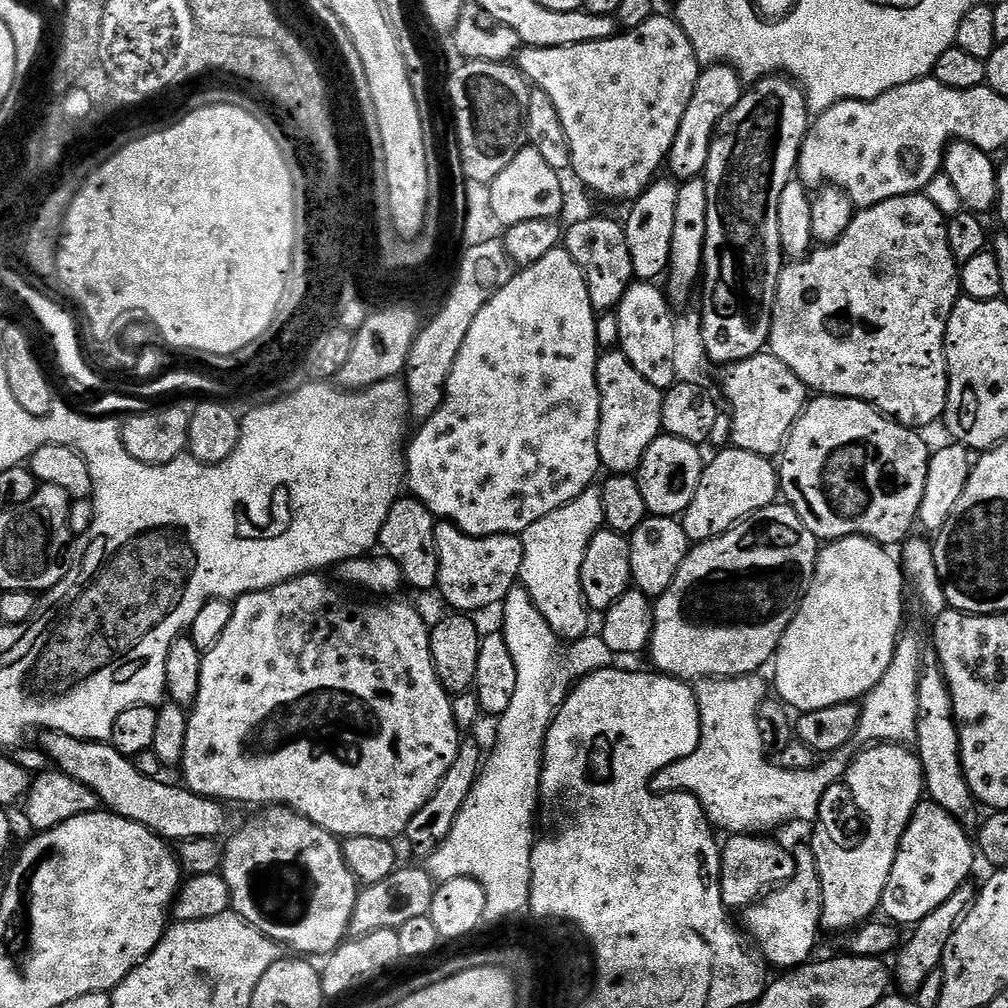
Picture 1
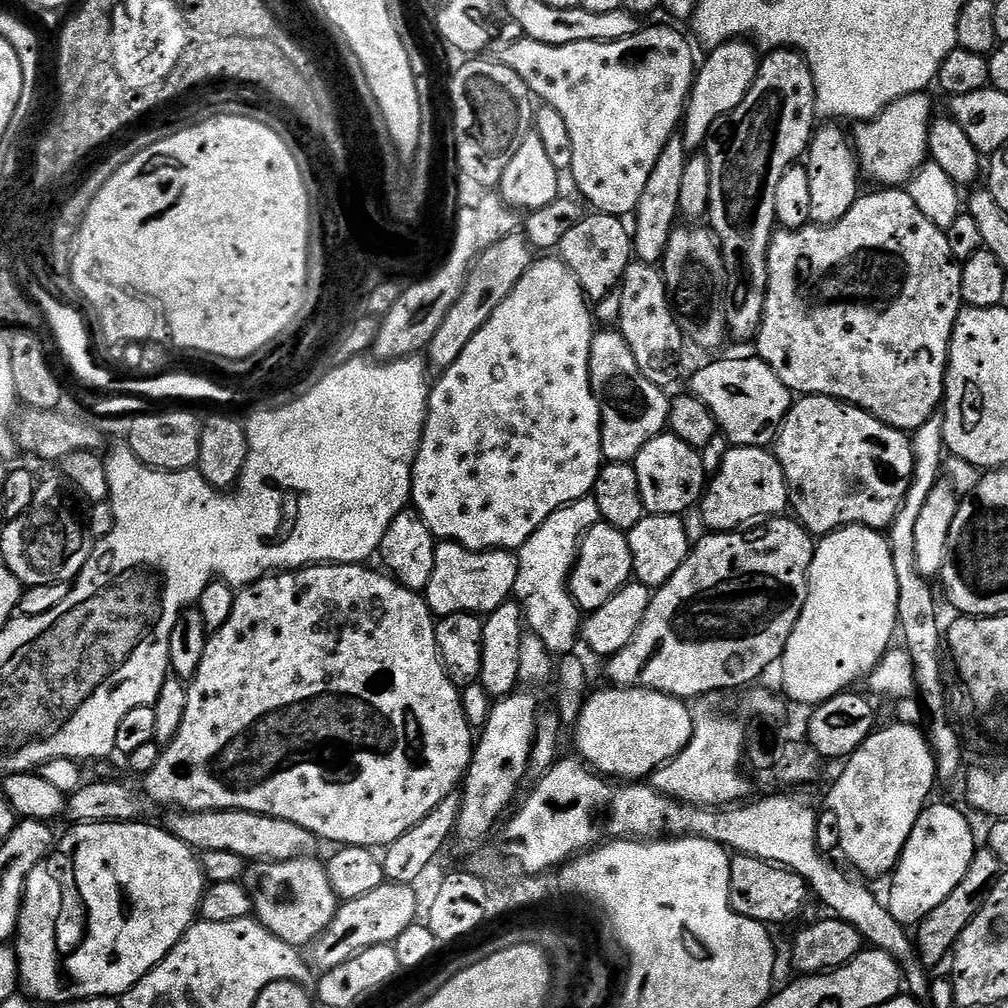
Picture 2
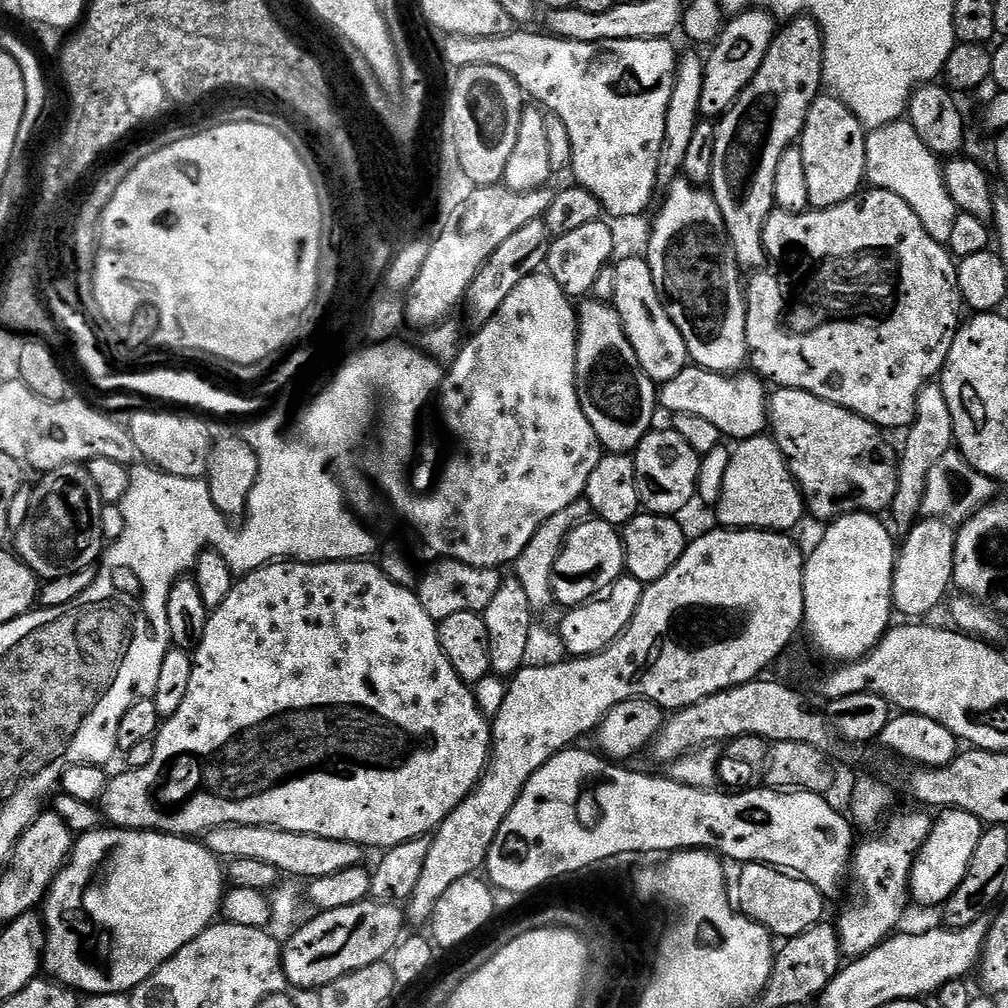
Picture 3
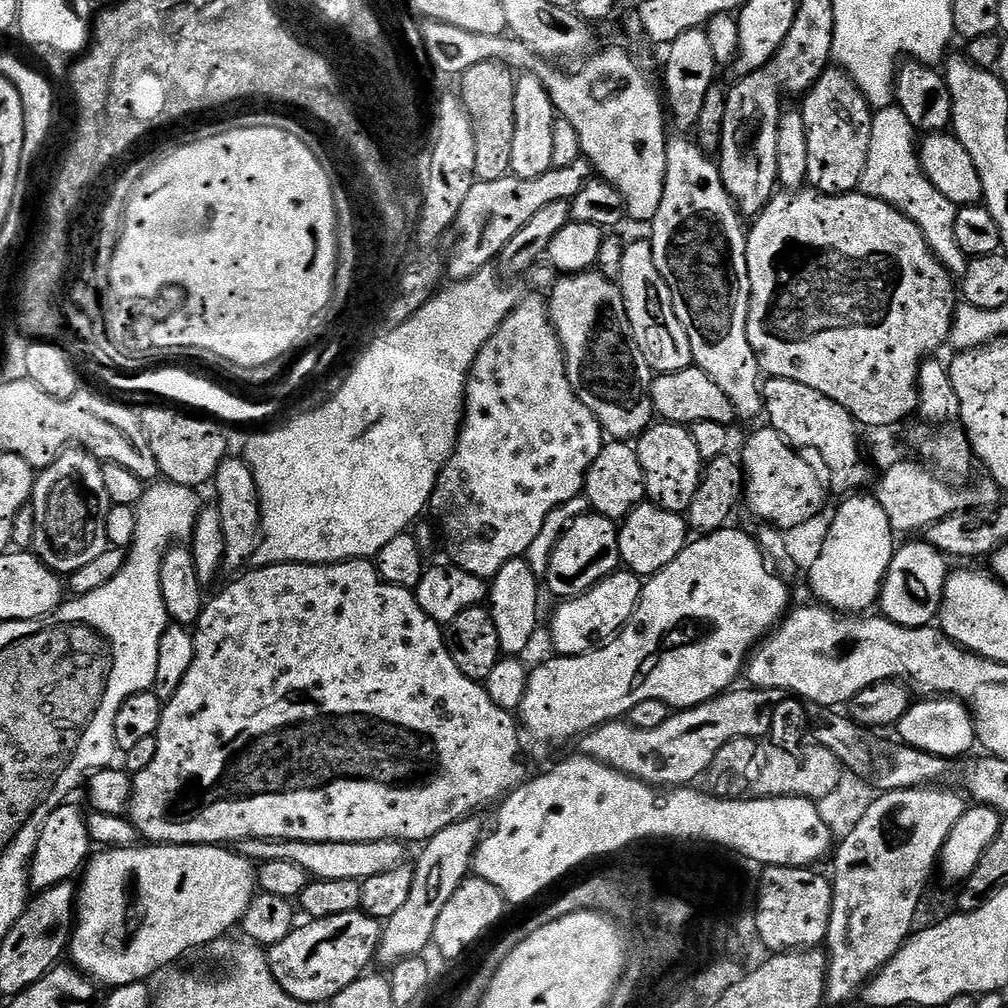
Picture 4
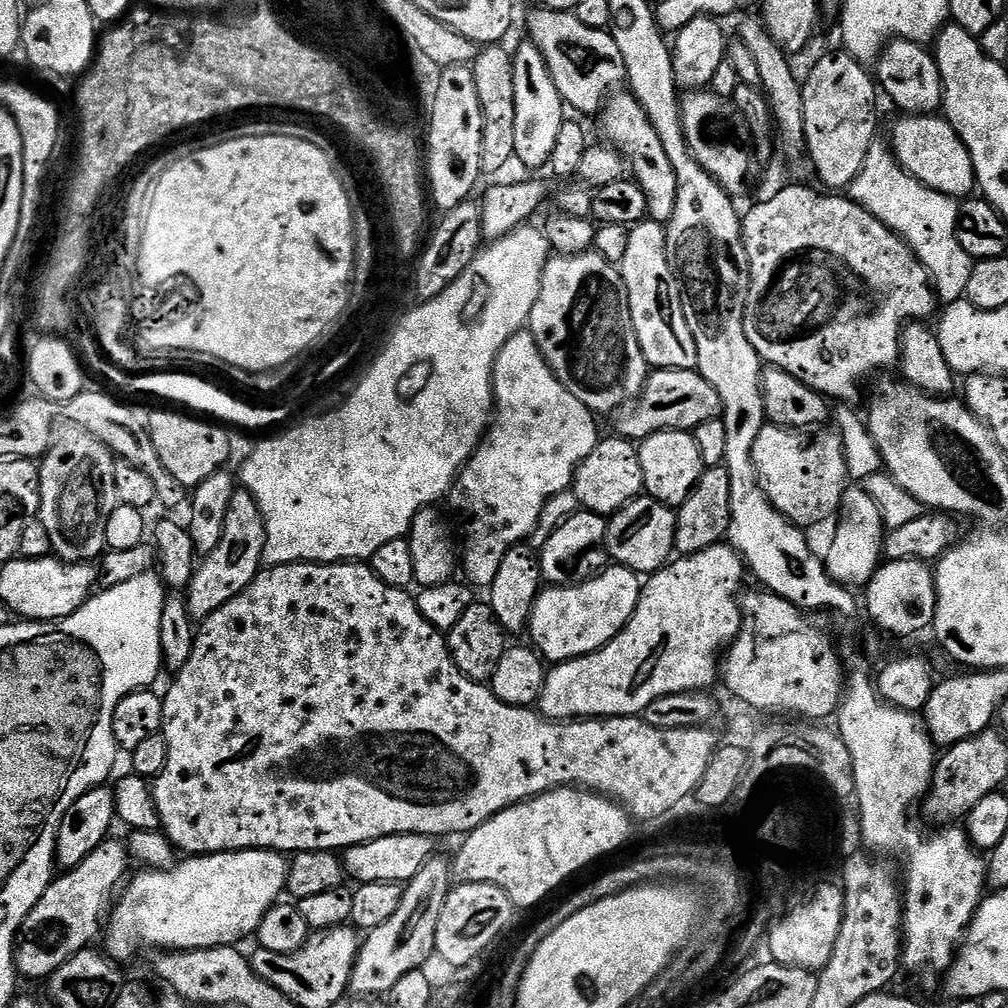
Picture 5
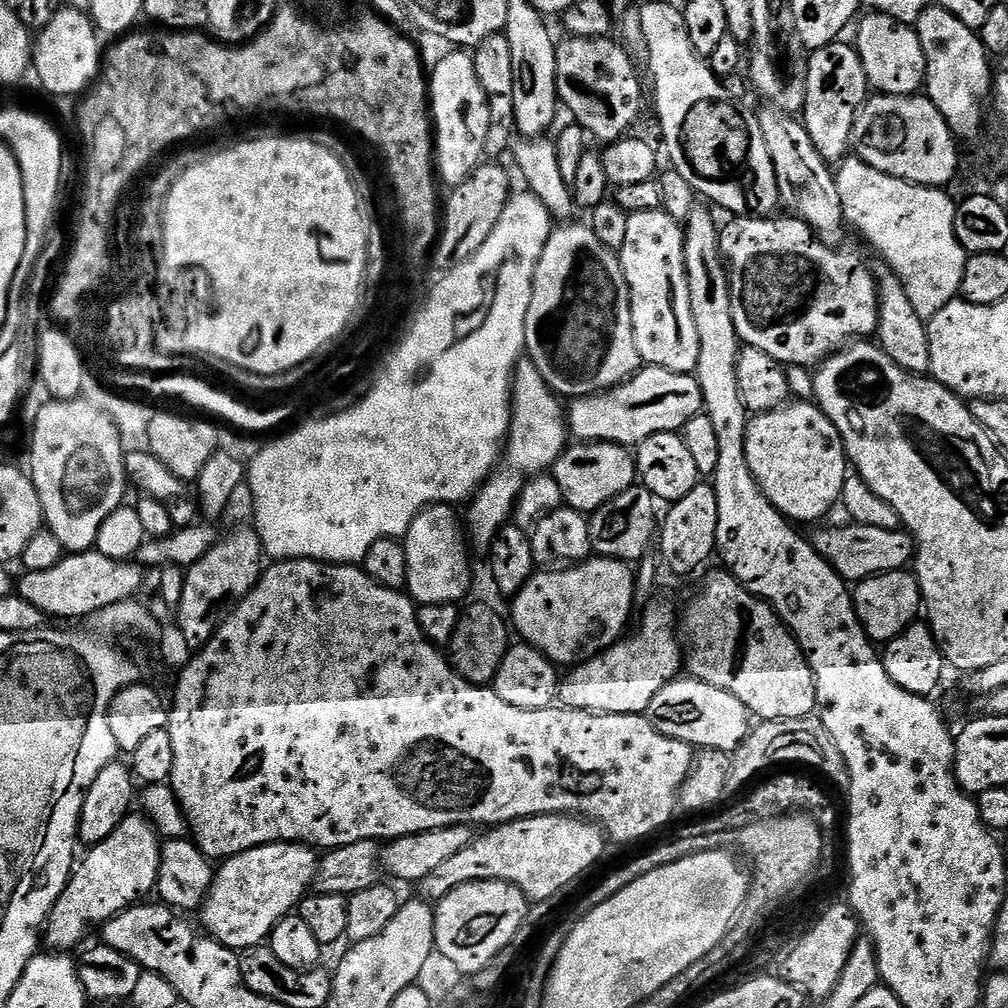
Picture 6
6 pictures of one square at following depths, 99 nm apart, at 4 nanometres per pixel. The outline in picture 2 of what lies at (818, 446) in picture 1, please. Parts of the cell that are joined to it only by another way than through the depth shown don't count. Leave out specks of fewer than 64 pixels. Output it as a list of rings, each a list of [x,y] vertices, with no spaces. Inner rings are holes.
[[[800,396],[793,403],[777,431],[774,455],[784,471],[788,503],[795,519],[816,538],[826,536],[845,524],[888,529],[906,498],[906,490],[910,490],[914,474],[914,450],[909,433],[892,428],[866,410],[844,400],[835,400],[832,396]]]

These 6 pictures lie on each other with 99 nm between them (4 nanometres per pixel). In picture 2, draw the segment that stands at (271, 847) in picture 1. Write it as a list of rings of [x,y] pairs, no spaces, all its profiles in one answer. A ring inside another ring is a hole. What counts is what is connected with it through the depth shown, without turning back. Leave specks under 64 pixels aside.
[[[315,855],[299,856],[293,860],[262,860],[252,862],[244,869],[242,885],[252,900],[252,912],[255,919],[273,932],[282,942],[290,942],[297,946],[311,945],[330,926],[338,907],[338,898],[332,889],[332,879],[323,859],[315,860]]]

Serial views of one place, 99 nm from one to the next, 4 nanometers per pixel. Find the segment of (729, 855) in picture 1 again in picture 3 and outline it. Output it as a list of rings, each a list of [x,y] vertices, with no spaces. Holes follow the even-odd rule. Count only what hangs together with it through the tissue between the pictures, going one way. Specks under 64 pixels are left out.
[[[745,864],[739,870],[740,885],[737,888],[735,885],[734,888],[739,911],[749,920],[768,929],[773,937],[797,936],[825,919],[826,897],[803,876],[782,868],[774,868],[770,864]]]

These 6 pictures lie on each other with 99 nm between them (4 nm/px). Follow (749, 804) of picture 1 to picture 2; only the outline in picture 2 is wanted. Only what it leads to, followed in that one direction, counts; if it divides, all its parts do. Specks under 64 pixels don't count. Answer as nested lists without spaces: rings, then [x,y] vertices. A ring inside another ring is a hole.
[[[711,695],[699,697],[692,708],[692,737],[690,742],[677,754],[677,756],[657,768],[650,777],[651,787],[663,796],[670,796],[673,800],[687,802],[697,806],[727,806],[743,801],[749,795],[748,780],[740,773],[740,763],[746,760],[744,738],[746,735],[745,725],[739,724],[732,716],[720,712]]]

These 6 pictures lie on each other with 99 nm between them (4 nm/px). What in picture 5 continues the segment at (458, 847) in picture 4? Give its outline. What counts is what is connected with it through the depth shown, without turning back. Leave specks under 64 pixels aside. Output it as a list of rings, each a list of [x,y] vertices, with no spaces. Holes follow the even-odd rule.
[[[433,856],[422,870],[418,870],[418,874],[414,874],[402,894],[402,906],[398,906],[398,910],[394,910],[394,915],[387,922],[382,922],[382,926],[371,929],[363,937],[350,985],[357,997],[383,997],[404,975],[421,971],[426,960],[435,953],[438,918],[454,887],[449,861],[443,860],[442,856]]]

